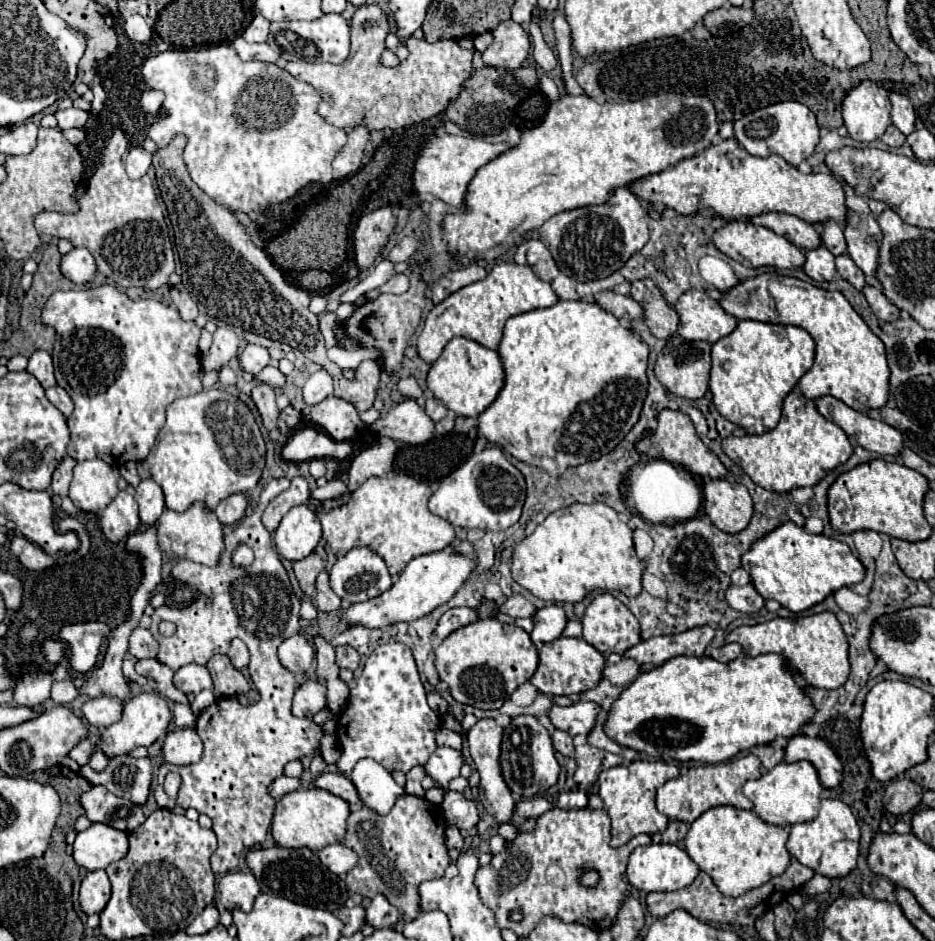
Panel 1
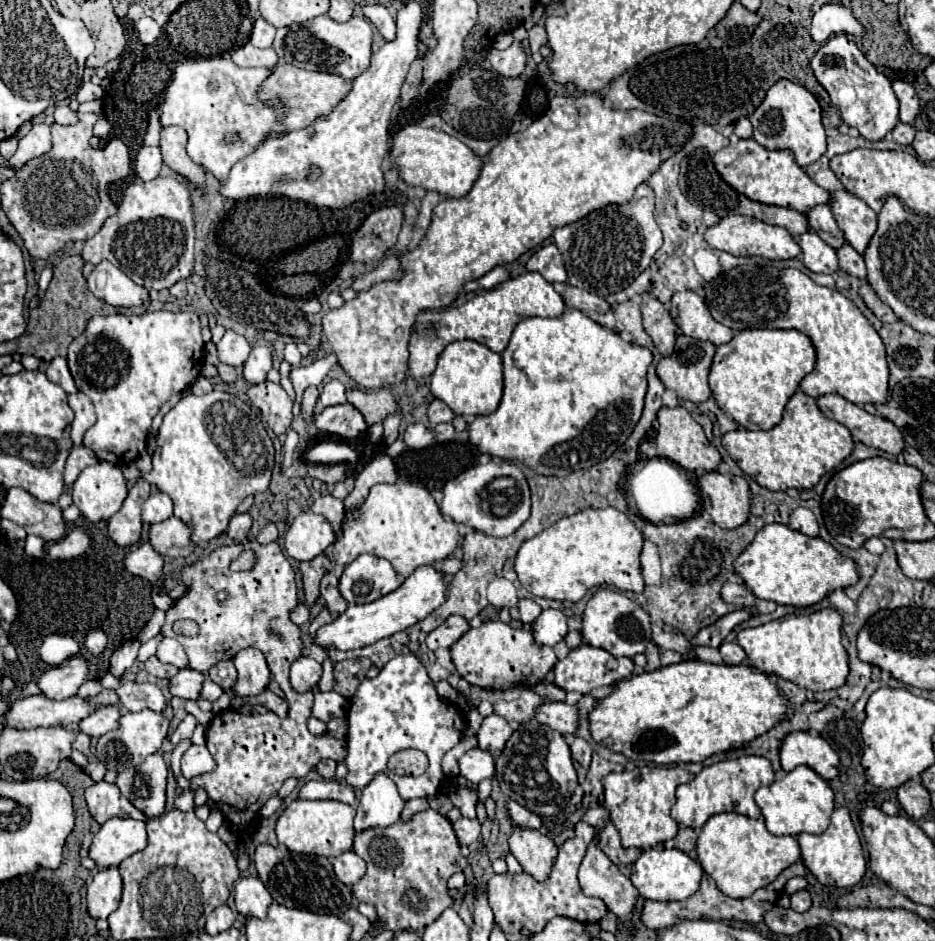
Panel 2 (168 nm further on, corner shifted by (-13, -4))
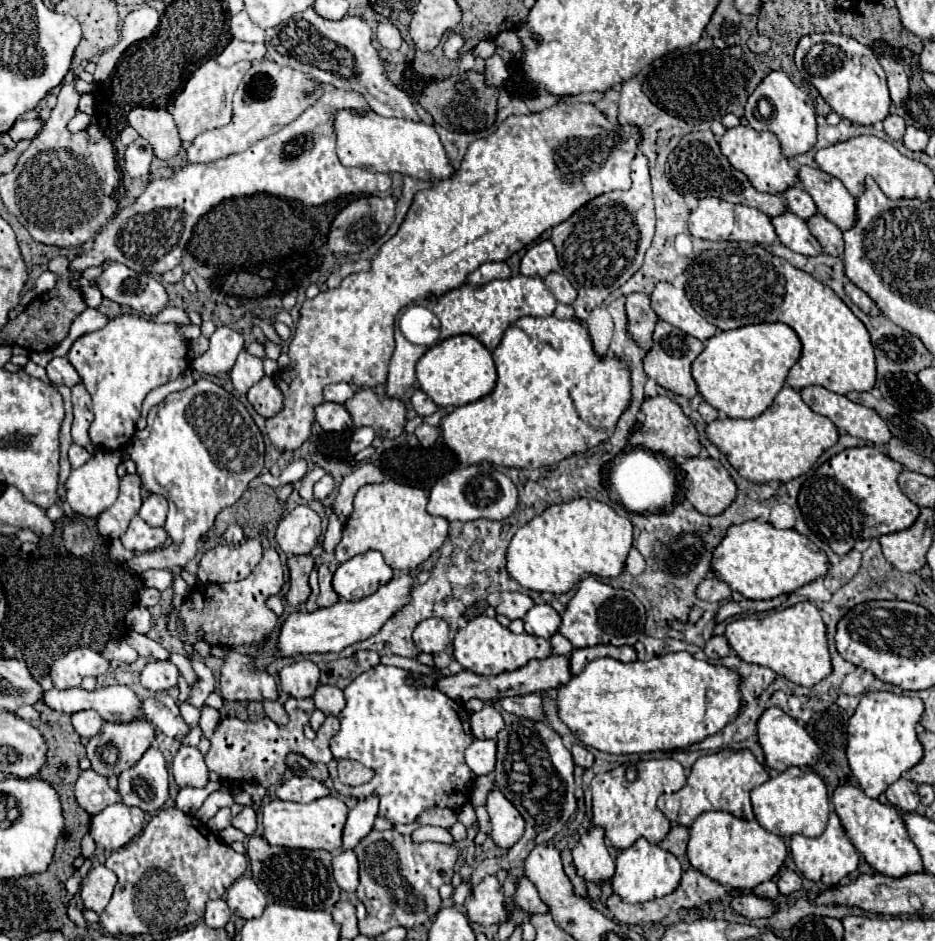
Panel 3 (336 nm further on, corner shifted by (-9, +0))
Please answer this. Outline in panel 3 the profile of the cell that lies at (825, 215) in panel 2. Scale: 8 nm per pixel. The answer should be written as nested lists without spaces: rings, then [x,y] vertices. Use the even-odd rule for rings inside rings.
[[[800,184],[788,188],[784,194],[786,194],[786,206],[788,206],[788,210],[794,212],[804,222],[808,222],[812,216],[818,214],[818,208],[816,208],[812,196]]]

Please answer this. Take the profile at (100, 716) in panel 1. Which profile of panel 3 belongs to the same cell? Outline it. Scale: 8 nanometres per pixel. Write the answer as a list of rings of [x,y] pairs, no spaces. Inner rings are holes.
[[[82,710],[72,714],[72,726],[76,728],[76,732],[84,738],[92,738],[100,732],[104,720],[96,710]]]

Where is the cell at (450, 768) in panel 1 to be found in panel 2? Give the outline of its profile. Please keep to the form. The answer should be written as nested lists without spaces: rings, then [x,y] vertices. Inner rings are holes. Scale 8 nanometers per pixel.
[[[474,748],[474,750],[468,750],[460,758],[460,774],[476,784],[486,780],[486,778],[492,778],[494,772],[496,772],[494,756],[488,754],[488,750]]]

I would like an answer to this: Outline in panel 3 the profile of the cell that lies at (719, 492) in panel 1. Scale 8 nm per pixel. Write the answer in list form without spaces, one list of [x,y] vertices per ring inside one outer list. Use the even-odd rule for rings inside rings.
[[[688,458],[680,464],[686,500],[706,516],[722,514],[736,500],[736,482],[714,458]]]

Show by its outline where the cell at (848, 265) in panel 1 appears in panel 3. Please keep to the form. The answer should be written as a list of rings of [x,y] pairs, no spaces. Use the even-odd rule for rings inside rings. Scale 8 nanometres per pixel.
[[[816,214],[814,218],[808,220],[808,226],[826,254],[836,256],[836,258],[840,258],[844,254],[844,236],[836,224],[828,222],[822,214]]]

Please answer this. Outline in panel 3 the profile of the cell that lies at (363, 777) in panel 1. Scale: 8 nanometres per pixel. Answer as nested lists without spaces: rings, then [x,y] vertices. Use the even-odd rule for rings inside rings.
[[[370,794],[364,800],[358,800],[356,806],[348,812],[348,820],[346,820],[344,834],[342,834],[344,850],[354,848],[356,842],[360,842],[360,838],[364,838],[368,830],[372,830],[374,820],[378,816],[378,804],[380,804],[378,794]]]

